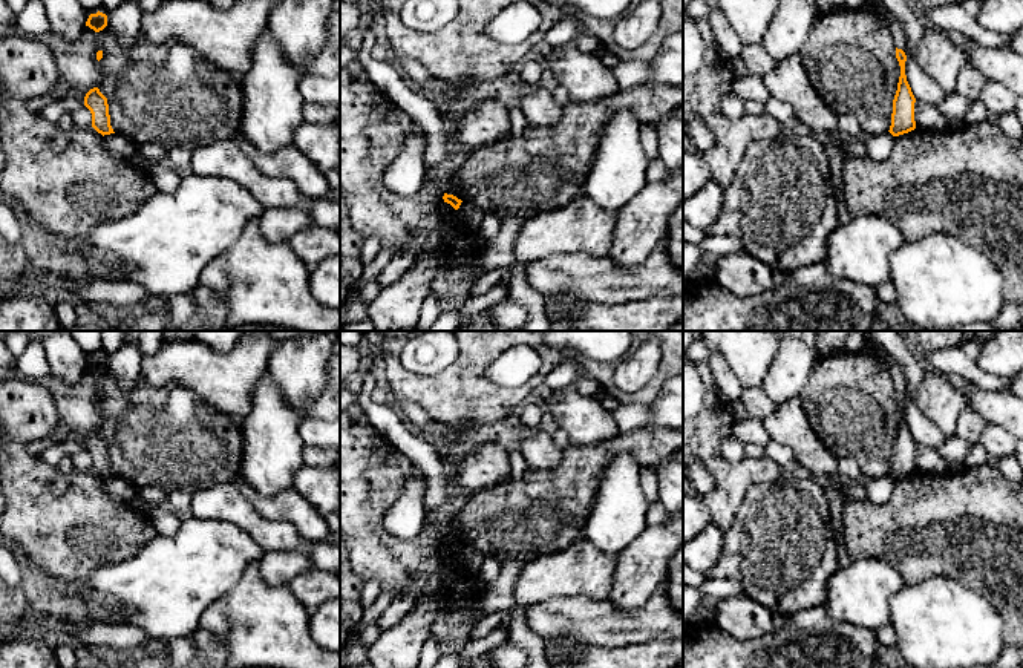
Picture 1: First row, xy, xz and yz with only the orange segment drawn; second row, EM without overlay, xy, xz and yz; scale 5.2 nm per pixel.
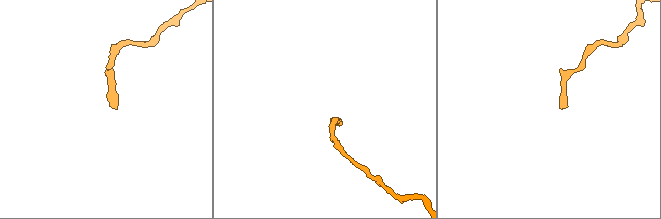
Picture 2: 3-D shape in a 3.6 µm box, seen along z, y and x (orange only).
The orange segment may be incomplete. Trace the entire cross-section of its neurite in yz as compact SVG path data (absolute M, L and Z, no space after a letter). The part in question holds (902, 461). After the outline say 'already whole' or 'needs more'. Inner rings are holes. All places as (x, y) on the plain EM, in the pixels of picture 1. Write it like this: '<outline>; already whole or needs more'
M896 391L896 401L900 409L900 420L899 420L897 434L893 443L891 469L888 473L893 480L899 480L916 472L916 464L914 464L916 441L911 435L911 431L905 418L907 398L902 392Z; already whole

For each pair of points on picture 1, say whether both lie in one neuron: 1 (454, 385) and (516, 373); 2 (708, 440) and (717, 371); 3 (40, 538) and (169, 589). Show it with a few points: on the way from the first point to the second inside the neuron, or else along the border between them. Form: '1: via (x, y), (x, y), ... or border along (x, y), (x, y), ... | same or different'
1: border along (509, 348), (486, 368), (484, 374), (512, 389) | different
2: border along (705, 363), (717, 391), (731, 403) | different
3: border along (141, 549), (126, 559), (97, 567), (81, 581) | different

